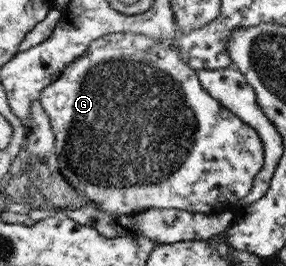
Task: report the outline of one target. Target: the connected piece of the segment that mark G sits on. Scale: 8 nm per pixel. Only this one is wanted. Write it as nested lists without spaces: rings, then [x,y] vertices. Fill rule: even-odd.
[[[111,32],[91,42],[86,54],[75,59],[66,70],[61,72],[58,80],[42,91],[38,100],[49,118],[54,132],[54,165],[60,174],[75,190],[83,192],[88,200],[98,209],[114,217],[131,216],[142,211],[158,209],[176,209],[189,213],[219,215],[231,211],[242,198],[245,198],[254,179],[263,169],[265,163],[264,143],[257,130],[243,122],[241,118],[227,110],[213,96],[209,95],[199,82],[196,70],[183,62],[175,44],[163,38],[153,38],[133,32]]]

